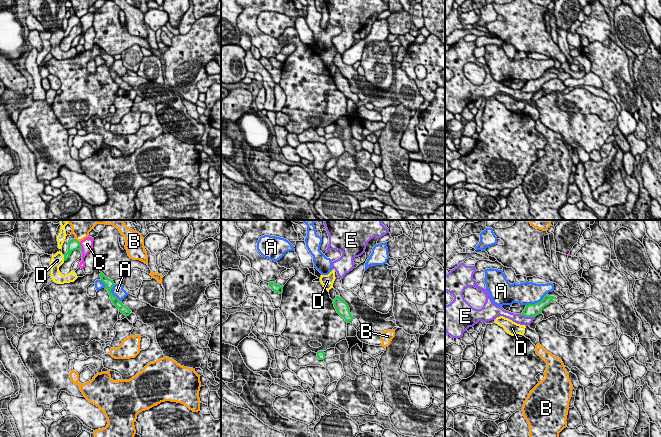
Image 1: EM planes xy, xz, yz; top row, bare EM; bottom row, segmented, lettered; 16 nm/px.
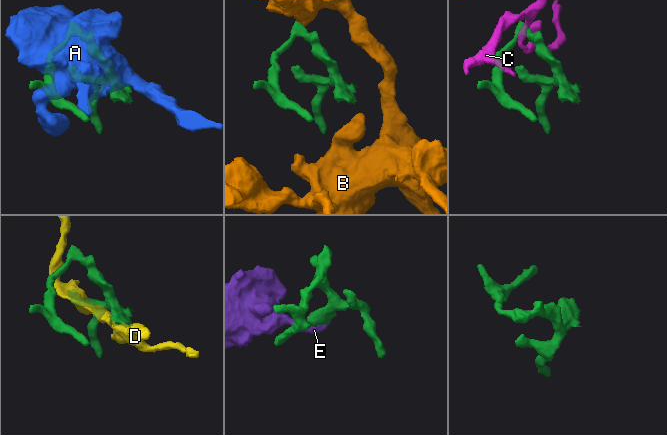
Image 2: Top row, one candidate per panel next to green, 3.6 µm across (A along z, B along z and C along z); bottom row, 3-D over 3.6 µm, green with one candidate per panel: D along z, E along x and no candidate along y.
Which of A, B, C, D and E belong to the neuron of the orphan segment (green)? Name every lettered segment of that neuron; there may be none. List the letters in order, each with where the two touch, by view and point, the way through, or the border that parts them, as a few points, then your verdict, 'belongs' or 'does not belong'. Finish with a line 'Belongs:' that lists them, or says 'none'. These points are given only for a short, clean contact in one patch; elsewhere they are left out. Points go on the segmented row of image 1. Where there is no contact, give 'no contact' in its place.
A: yz (538, 302) | does not belong
B: xy (76, 240) | along xy (75, 238), (79, 242) | does not belong
C: xy (80, 247) | along xy (79, 242), (82, 252) | does not belong
D: xy (64, 258) | does not belong
E: yz (527, 316) | along yz (520, 314), (526, 317), (534, 317) | does not belong
Belongs: none

